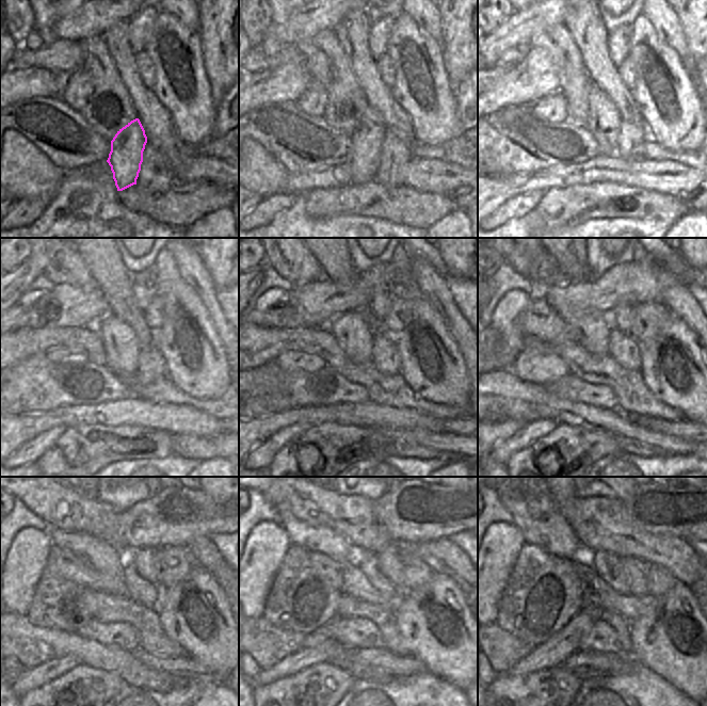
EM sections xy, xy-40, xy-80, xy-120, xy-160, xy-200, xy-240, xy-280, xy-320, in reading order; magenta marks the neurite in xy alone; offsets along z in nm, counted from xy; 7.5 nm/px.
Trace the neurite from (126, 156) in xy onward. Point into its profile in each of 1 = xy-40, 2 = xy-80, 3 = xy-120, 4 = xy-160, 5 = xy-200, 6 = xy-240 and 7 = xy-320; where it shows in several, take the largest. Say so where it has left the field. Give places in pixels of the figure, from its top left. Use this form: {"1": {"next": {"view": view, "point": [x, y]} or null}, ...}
{"1": {"next": {"view": "xy-40", "point": [368, 135]}}, "2": {"next": {"view": "xy-80", "point": [604, 123]}}, "3": {"next": {"view": "xy-120", "point": [119, 342]}}, "4": {"next": {"view": "xy-160", "point": [352, 330]}}, "5": {"next": {"view": "xy-200", "point": [592, 329]}}, "6": {"next": {"view": "xy-240", "point": [64, 532]}}, "7": {"next": {"view": "xy-320", "point": [531, 507]}}}

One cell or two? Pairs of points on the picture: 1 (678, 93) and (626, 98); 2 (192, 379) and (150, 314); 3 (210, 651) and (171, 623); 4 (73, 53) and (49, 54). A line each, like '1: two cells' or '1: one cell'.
1: two cells
2: two cells
3: one cell
4: one cell

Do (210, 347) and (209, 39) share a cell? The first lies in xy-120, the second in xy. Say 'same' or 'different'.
different

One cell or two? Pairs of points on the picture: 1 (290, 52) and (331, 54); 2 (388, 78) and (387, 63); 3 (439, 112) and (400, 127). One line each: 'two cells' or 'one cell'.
1: two cells
2: one cell
3: two cells

